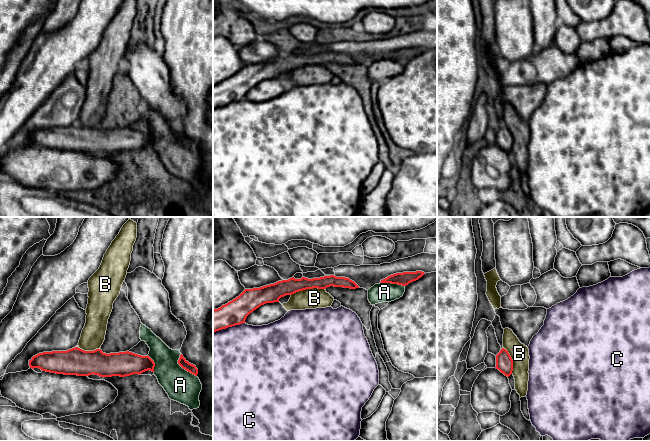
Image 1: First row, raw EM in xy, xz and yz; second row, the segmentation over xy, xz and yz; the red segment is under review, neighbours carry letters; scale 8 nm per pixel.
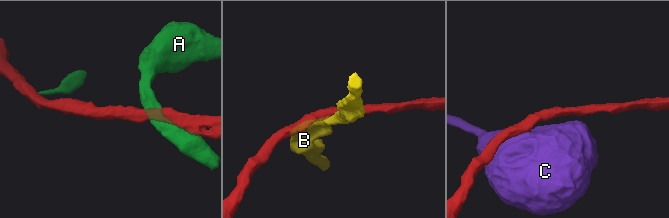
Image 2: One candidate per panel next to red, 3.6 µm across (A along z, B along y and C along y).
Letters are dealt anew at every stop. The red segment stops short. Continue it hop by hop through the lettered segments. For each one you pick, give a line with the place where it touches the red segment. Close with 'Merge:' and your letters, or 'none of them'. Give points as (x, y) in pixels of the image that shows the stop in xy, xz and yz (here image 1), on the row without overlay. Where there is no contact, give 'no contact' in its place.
Merge: none of them

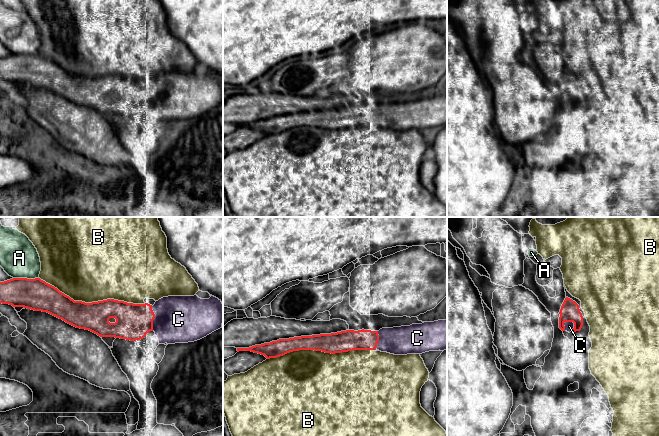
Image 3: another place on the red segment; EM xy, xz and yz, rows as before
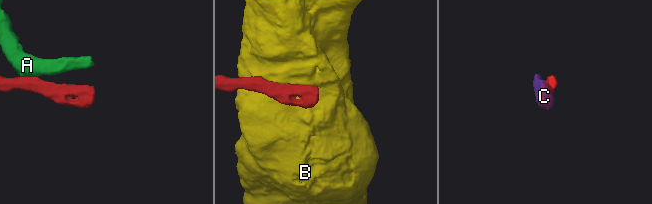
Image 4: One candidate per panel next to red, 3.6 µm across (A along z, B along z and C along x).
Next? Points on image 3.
C: contact yz (573, 98)
Merge: C

